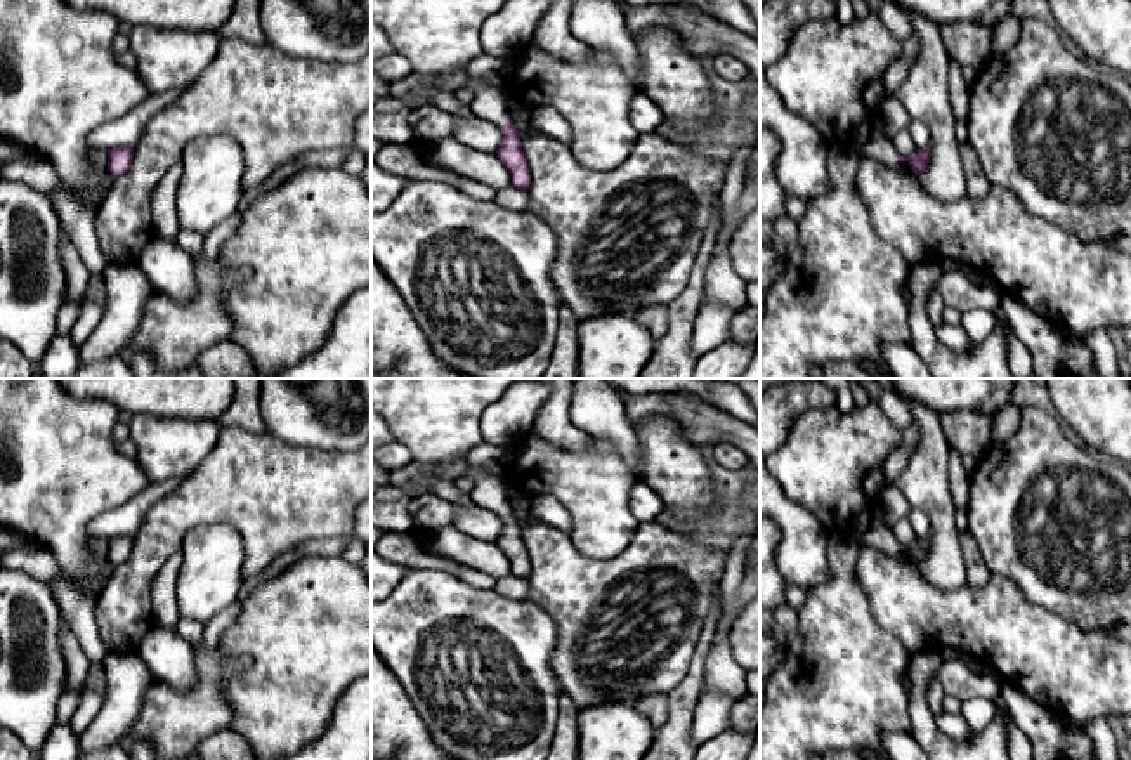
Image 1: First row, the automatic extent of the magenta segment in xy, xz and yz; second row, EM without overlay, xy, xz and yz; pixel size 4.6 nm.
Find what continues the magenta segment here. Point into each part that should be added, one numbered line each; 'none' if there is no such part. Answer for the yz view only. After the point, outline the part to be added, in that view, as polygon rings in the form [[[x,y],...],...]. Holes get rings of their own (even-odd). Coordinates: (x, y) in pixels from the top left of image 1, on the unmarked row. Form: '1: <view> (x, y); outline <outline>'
none

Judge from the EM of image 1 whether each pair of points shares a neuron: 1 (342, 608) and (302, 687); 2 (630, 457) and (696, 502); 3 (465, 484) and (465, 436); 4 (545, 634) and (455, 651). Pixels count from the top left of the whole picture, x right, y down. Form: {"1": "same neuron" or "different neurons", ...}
{"1": "same neuron", "2": "different neurons", "3": "different neurons", "4": "same neuron"}

